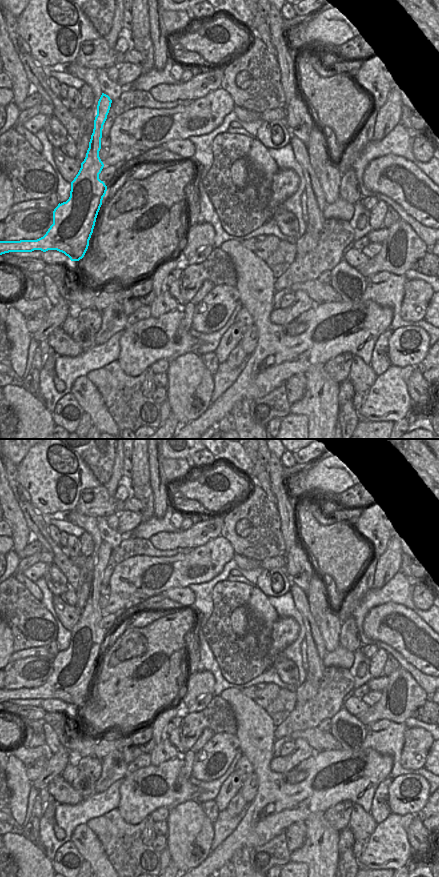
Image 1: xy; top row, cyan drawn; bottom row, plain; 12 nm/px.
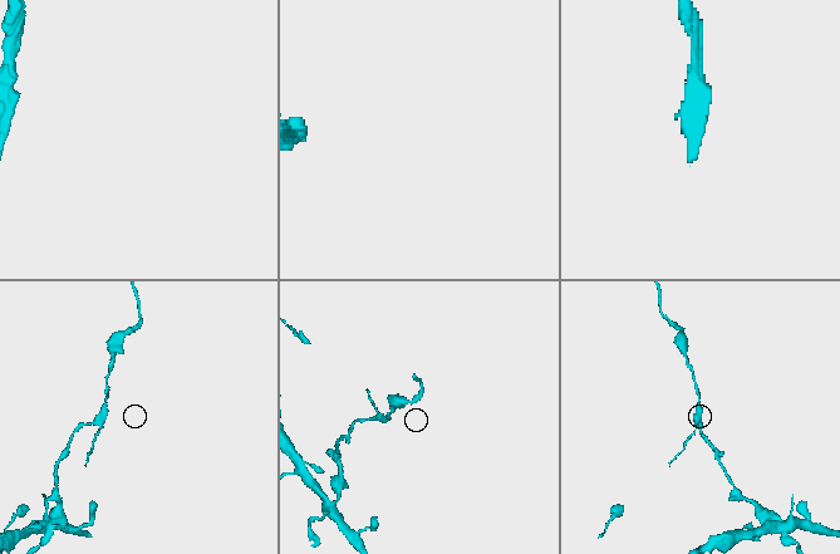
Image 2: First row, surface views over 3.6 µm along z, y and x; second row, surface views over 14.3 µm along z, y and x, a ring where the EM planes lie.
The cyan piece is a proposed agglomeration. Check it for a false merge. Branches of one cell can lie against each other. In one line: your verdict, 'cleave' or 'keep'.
cleave

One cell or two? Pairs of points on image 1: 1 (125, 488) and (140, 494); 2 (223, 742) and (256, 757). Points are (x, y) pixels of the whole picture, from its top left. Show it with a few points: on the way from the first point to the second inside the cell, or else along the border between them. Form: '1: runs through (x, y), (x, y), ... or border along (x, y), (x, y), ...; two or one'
1: border along (133, 484), (130, 494); two
2: border along (236, 735), (241, 750); two

